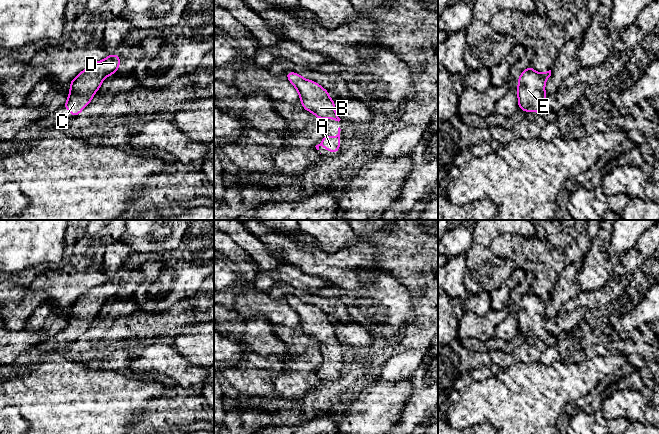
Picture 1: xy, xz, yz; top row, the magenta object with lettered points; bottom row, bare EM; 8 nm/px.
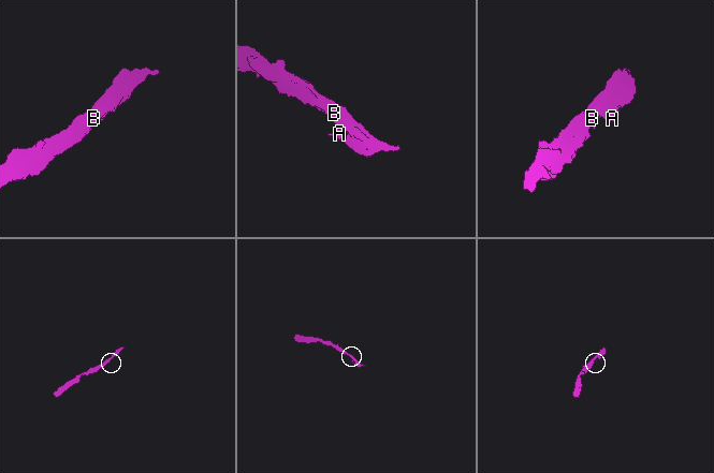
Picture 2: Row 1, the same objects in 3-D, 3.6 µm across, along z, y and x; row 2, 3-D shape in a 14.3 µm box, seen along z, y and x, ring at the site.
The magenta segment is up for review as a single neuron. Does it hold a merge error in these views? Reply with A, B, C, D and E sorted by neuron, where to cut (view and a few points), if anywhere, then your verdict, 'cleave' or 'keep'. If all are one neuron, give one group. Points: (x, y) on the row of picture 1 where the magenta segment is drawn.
A B C D E; no cut; keep

